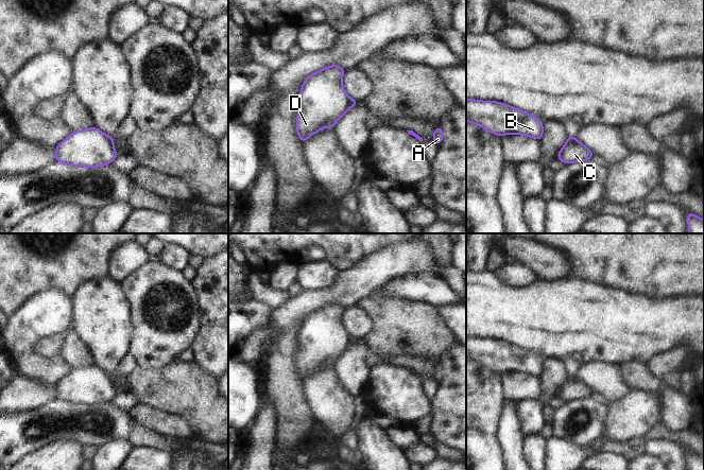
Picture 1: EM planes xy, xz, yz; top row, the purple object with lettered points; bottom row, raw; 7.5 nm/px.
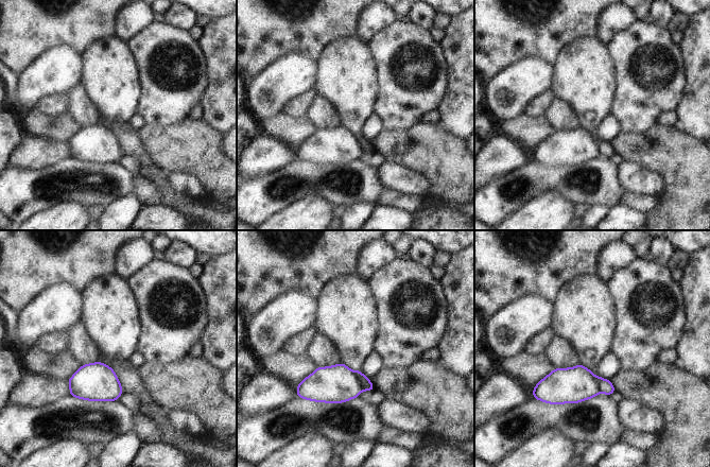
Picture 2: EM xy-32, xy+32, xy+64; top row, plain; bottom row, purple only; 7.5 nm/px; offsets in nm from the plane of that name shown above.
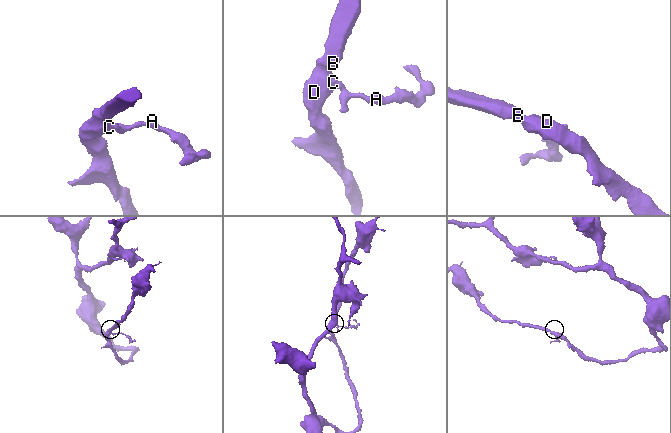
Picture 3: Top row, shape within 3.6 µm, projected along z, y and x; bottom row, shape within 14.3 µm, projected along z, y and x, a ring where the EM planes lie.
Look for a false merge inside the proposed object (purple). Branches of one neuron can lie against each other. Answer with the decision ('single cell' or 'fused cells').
fused cells

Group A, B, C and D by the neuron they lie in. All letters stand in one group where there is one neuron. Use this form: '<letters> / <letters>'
A / B C D

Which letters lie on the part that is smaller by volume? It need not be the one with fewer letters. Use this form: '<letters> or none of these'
A

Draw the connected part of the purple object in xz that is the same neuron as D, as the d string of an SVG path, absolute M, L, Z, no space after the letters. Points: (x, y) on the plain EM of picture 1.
M332 302L304 318L296 356L296 369L302 380L323 365L333 366L336 360L349 347L349 334L342 320L344 310L342 304Z

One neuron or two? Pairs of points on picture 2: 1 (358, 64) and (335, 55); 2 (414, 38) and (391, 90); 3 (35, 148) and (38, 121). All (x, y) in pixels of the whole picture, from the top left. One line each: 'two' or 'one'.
1: one
2: one
3: two

